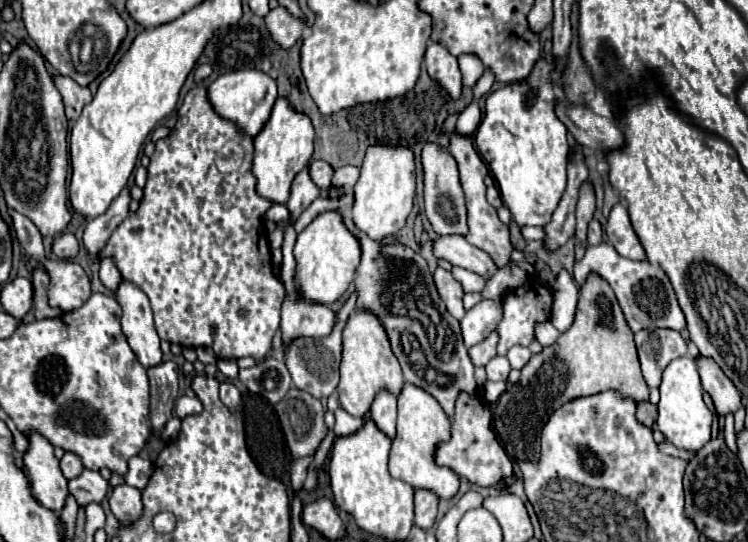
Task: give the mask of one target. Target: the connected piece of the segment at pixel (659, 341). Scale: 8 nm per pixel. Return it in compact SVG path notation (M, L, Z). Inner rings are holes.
M646 329L634 335L648 387L660 387L662 371L672 359L686 357L686 341L674 329Z

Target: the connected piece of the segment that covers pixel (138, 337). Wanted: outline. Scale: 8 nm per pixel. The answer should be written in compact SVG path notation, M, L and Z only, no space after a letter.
M122 281L116 291L116 299L124 311L122 315L122 331L138 357L138 361L148 369L156 367L162 361L160 337L154 327L152 309L144 291L140 291L134 283Z

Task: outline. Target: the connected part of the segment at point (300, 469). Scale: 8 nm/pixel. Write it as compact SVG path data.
M304 457L304 459L294 461L294 465L290 469L290 483L292 483L292 489L294 491L300 491L302 489L304 479L306 479L306 469L308 469L310 461L312 461L312 457Z

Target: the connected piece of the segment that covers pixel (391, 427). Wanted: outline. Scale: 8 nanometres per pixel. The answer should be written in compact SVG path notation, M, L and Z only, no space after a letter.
M382 391L374 399L374 405L370 409L370 419L384 435L394 439L396 437L396 397Z

